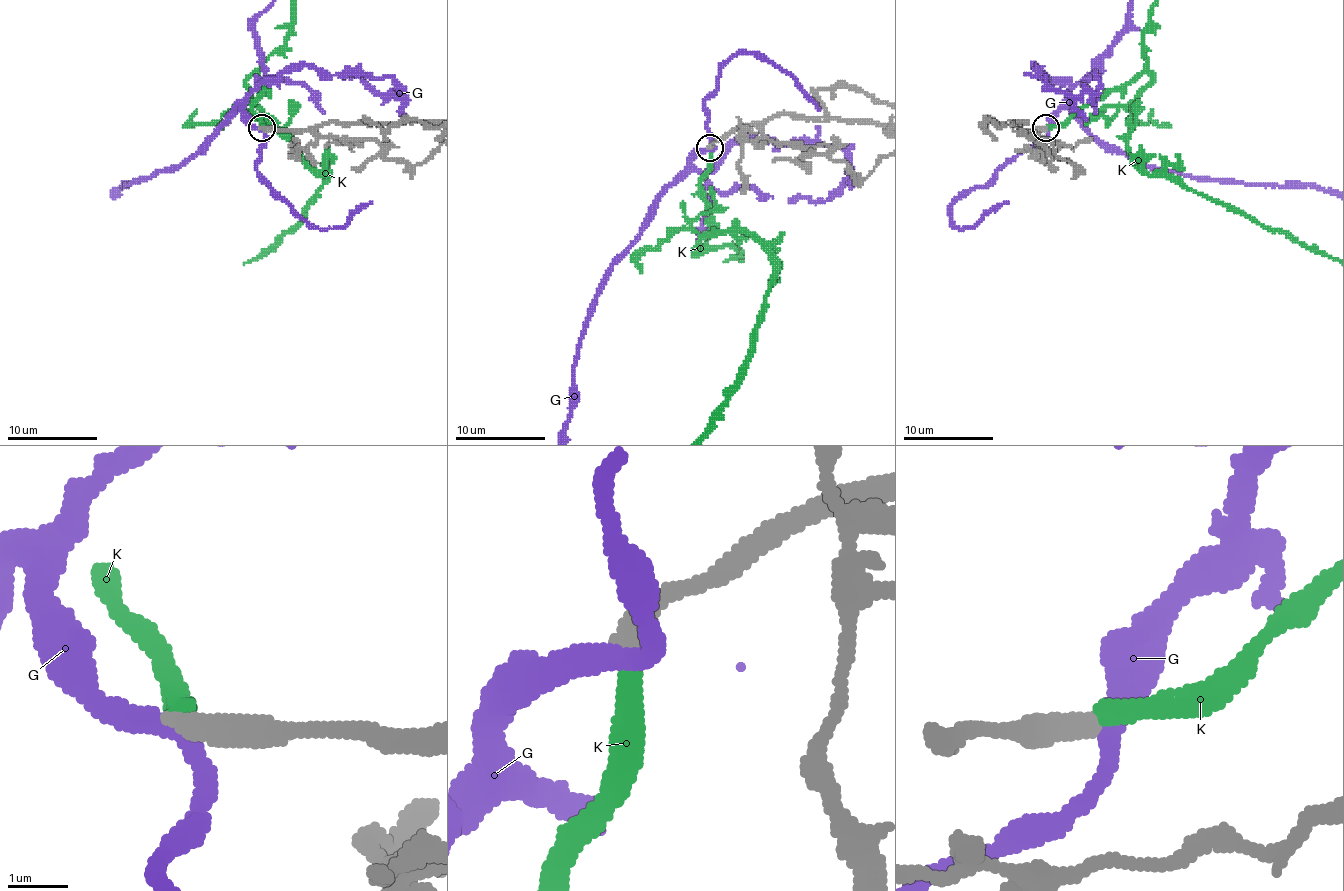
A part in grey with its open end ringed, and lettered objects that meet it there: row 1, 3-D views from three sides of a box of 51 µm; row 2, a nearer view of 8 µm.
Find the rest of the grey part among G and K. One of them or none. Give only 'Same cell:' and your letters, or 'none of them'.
Same cell: K

